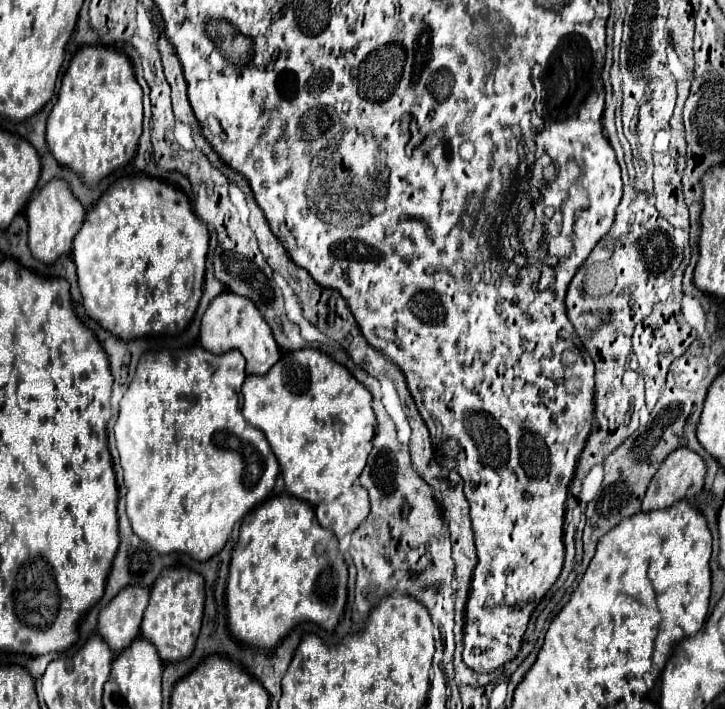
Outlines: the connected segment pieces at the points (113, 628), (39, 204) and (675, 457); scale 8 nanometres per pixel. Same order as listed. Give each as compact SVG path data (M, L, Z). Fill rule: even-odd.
M125 587L99 613L99 635L115 655L121 653L139 635L141 617L147 603L149 589Z
M51 179L47 185L33 193L33 199L29 199L25 207L25 217L29 223L29 249L33 257L41 263L51 265L57 261L57 257L71 251L73 237L85 219L85 207L71 193L69 183L63 179Z
M681 447L673 451L659 467L643 499L645 511L667 509L675 501L693 499L705 487L707 467L705 461Z

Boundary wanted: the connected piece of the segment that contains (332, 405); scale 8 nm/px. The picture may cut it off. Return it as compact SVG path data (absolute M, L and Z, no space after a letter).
M301 349L285 353L265 375L247 375L241 393L243 415L253 427L265 433L273 453L277 455L287 491L313 505L321 527L333 531L337 539L353 533L369 515L367 491L361 487L359 475L367 463L377 425L371 391L329 355L315 349Z

